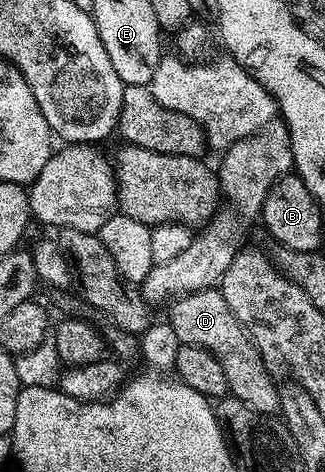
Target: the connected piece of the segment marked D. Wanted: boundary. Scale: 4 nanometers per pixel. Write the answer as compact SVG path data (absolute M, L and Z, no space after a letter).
M211 288L184 294L175 297L169 306L168 329L176 332L181 345L199 346L220 360L224 376L228 376L228 391L233 397L244 400L244 404L256 408L256 412L279 413L280 386L274 383L275 375L266 367L256 344L250 339L250 333L243 328L240 320L236 320L232 308L228 308L228 300L224 300L221 289Z

